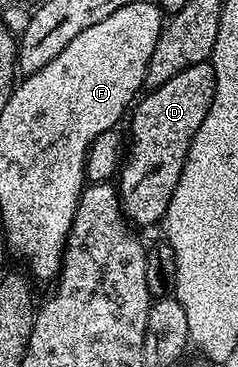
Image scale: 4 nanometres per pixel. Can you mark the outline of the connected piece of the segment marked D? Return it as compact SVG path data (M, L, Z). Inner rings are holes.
M211 61L193 62L178 72L178 76L166 80L166 84L149 89L135 103L130 114L132 134L130 130L126 157L118 175L120 205L124 207L124 217L129 223L137 227L152 226L163 219L170 196L174 196L174 188L182 176L188 144L194 132L202 128L215 91L216 73Z

